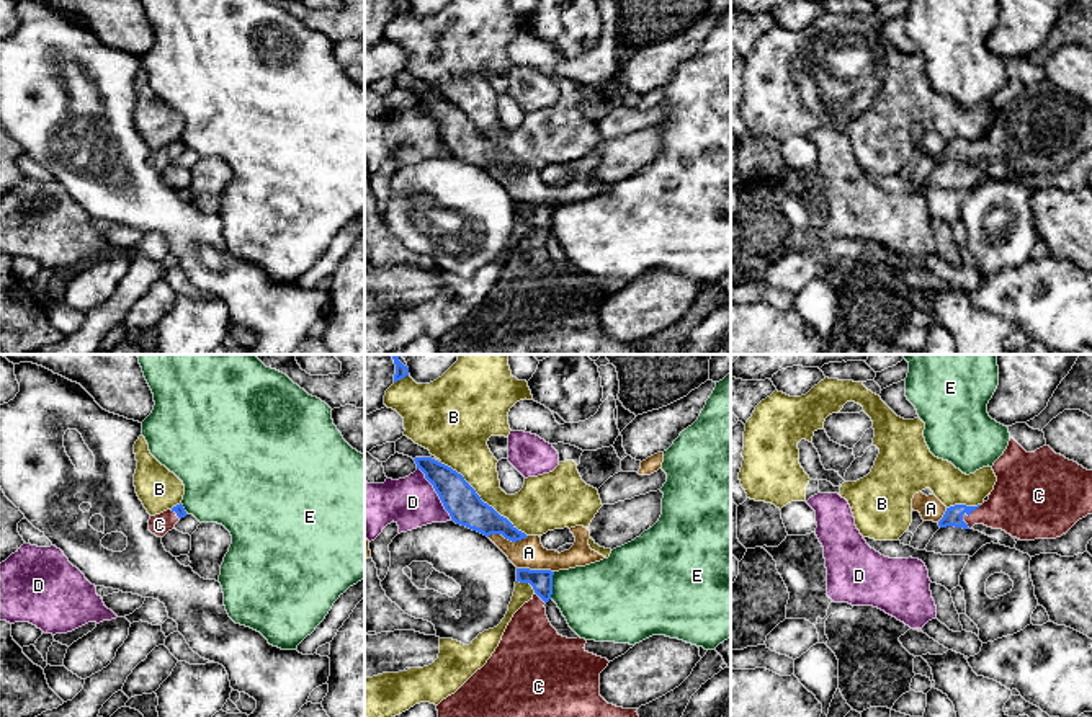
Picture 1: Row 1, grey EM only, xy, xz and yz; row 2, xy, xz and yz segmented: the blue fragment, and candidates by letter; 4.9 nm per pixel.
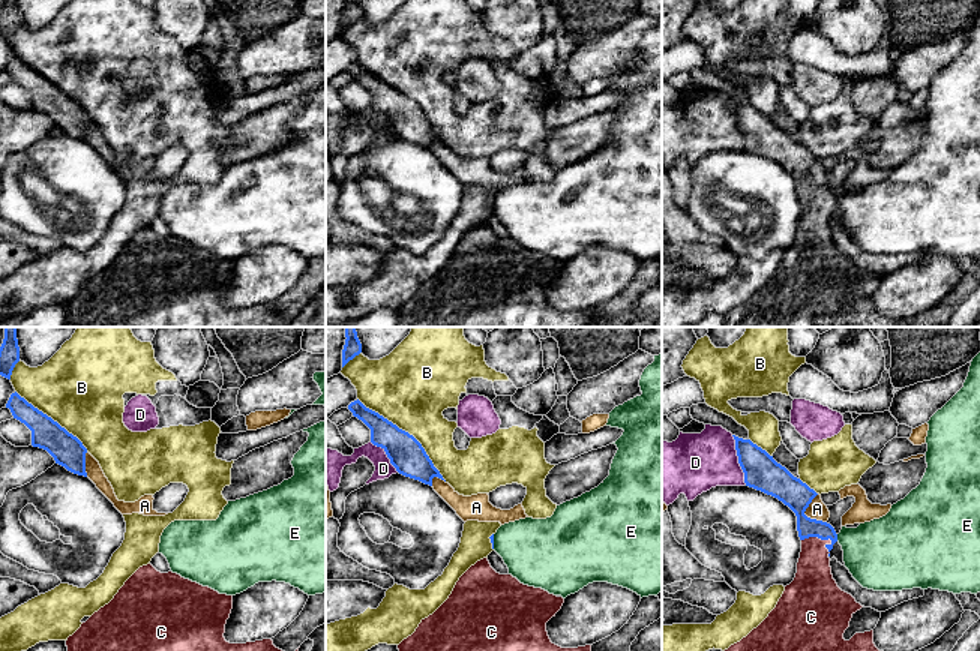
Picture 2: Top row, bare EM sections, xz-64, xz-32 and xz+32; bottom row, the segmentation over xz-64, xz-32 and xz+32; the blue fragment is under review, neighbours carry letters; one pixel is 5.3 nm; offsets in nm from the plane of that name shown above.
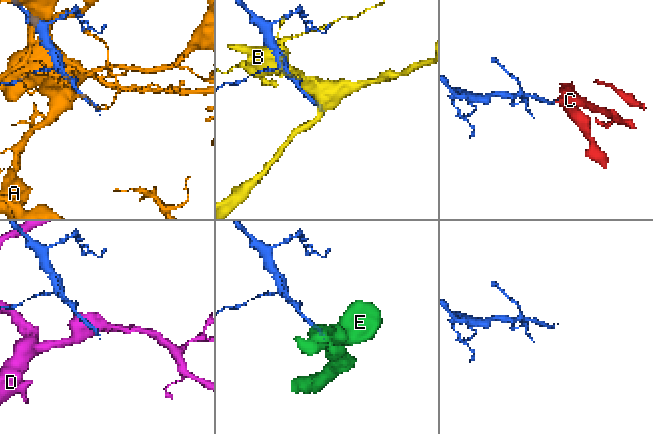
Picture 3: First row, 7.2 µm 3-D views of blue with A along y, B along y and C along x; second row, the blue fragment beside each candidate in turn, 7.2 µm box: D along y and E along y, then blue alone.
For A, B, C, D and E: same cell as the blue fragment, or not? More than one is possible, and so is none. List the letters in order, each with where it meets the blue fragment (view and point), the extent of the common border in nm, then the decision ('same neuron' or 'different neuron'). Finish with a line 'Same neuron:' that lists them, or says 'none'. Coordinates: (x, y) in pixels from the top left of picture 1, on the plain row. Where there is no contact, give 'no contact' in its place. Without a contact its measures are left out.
A: contact xz (509, 173); length 200 nm; different neuron
B: contact xz (481, 134); length 550 nm; different neuron
C: contact yz (965, 146); length 140 nm; same neuron
D: contact xz (437, 126); length 300 nm; different neuron
E: contact xz (551, 219); length 140 nm; different neuron
Same neuron: C

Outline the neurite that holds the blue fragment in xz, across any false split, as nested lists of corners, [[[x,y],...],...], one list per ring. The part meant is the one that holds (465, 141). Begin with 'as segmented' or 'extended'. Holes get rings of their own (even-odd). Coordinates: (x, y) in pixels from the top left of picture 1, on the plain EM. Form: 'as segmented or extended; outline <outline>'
as segmented; outline [[[415,91],[414,95],[417,103],[420,103],[425,113],[433,119],[445,144],[456,158],[466,160],[487,171],[490,168],[502,168],[512,176],[528,171],[507,152],[484,137],[461,108],[432,91]]]

